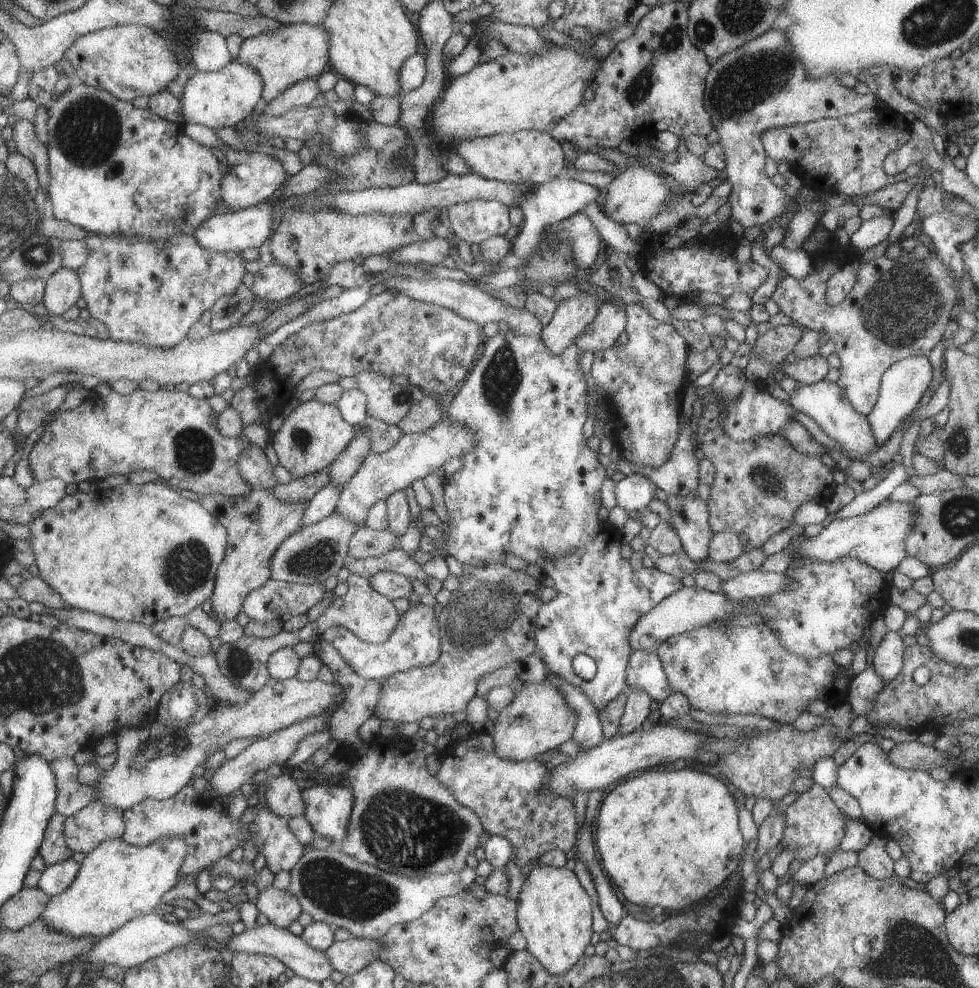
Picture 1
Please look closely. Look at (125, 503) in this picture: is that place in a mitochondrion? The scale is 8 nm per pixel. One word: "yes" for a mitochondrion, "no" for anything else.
no

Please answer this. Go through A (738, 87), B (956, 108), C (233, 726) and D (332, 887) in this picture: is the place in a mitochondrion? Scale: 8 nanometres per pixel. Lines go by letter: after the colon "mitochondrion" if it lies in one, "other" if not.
A: mitochondrion
B: other
C: other
D: mitochondrion

